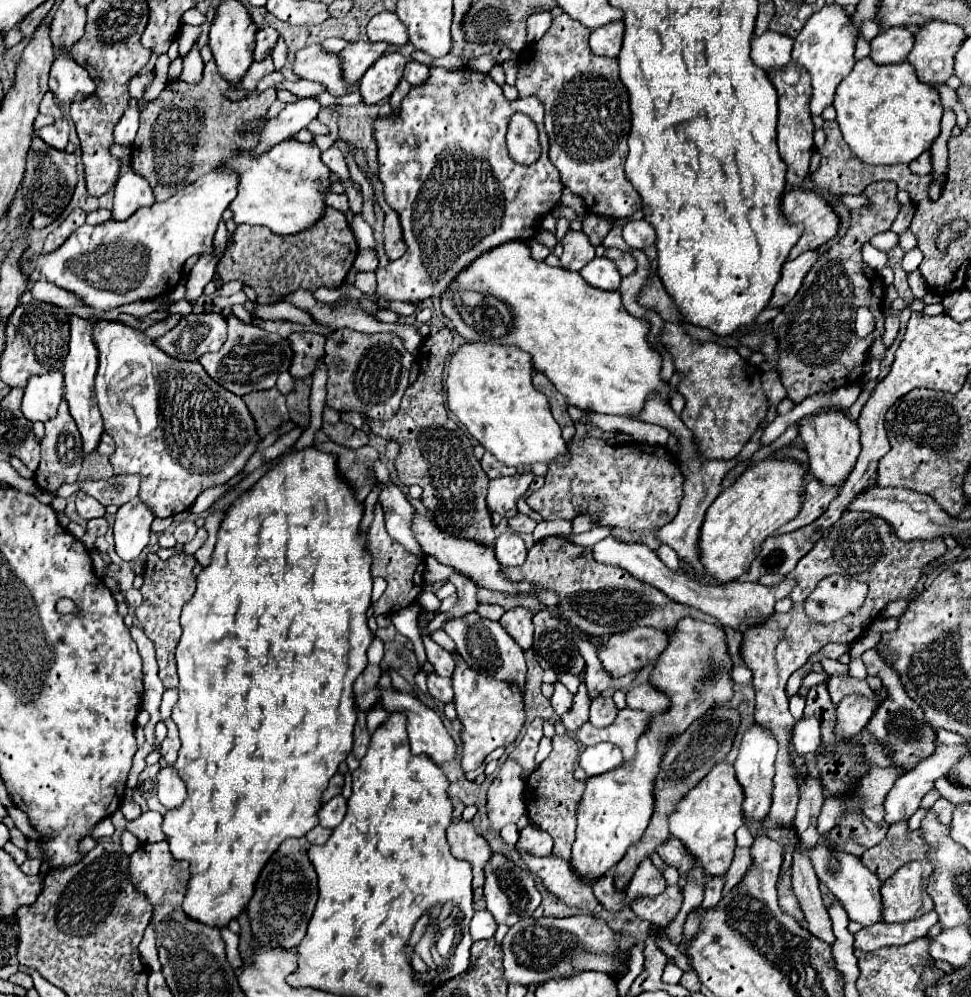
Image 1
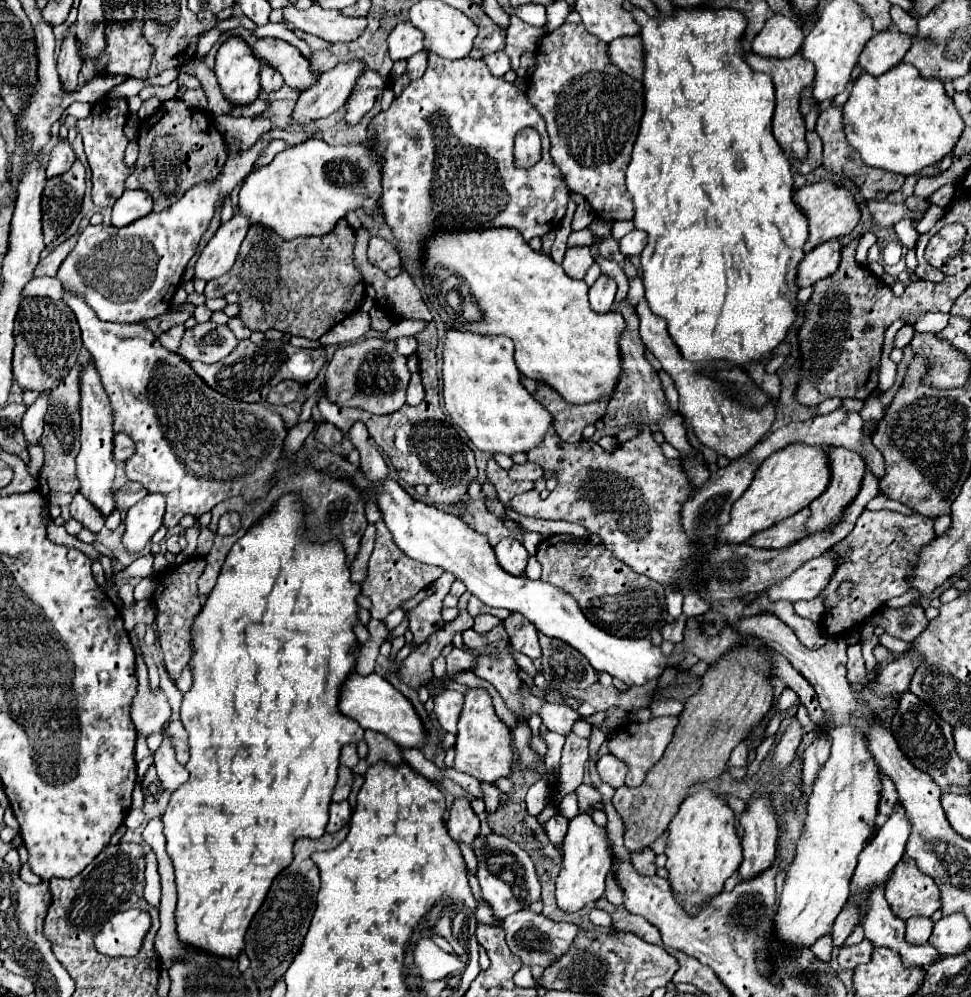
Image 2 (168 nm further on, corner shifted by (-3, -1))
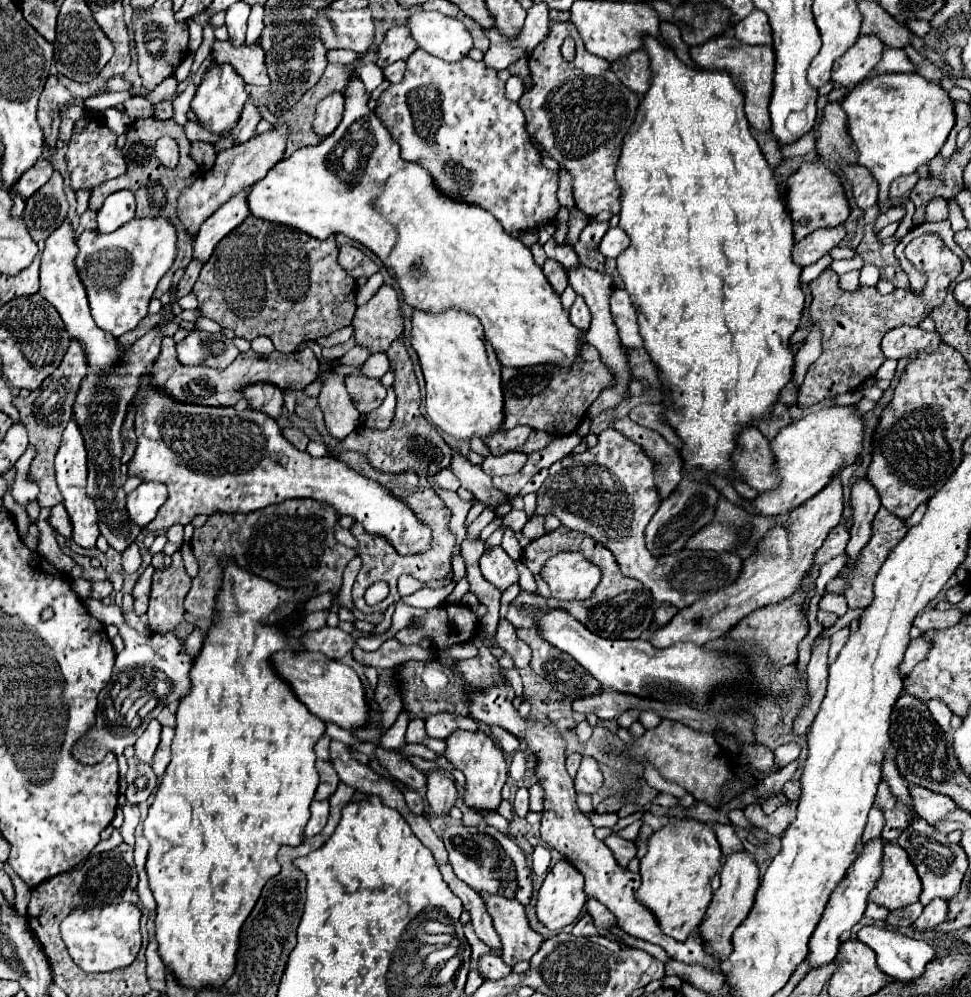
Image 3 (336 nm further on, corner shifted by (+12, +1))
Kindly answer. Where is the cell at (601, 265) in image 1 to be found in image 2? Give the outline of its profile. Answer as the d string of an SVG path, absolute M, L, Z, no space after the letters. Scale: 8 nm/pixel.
M602 274L592 286L590 286L590 306L596 312L608 312L612 310L614 304L614 296L616 296L616 282Z

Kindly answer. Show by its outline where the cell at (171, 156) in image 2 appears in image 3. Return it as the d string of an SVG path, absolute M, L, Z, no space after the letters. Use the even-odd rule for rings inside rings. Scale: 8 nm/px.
M145 118L145 120L137 120L131 124L131 128L127 130L127 142L123 146L123 156L125 156L125 162L127 162L127 172L119 178L113 178L113 180L107 180L103 184L99 184L97 188L91 190L91 198L89 198L89 210L99 210L103 200L111 194L111 192L117 192L117 190L131 190L133 196L135 196L135 202L137 202L137 216L139 218L155 218L155 216L163 216L167 218L177 230L177 258L173 262L173 266L169 268L169 272L165 274L159 281L157 288L152 298L159 299L165 292L171 288L171 278L173 278L173 272L179 270L179 268L185 268L191 258L193 258L193 240L191 236L187 236L183 224L177 220L177 196L181 190L185 190L189 184L193 184L193 180L197 180L199 176L199 166L189 158L189 148L191 148L191 142L187 140L183 128L175 122L175 120L165 120L165 122L157 122L153 118ZM161 136L171 136L173 140L179 140L179 148L181 148L181 158L179 158L179 164L171 170L171 168L163 168L157 158L155 158L155 142L157 138Z

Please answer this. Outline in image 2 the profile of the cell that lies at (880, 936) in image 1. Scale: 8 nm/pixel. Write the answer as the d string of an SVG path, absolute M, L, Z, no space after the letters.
M862 940L856 946L844 946L838 952L838 962L842 968L856 968L862 962L868 962L872 954L872 944L868 940Z

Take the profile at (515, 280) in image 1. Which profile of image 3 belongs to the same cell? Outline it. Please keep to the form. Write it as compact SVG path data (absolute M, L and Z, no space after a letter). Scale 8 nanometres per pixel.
M349 78L343 96L343 120L331 136L317 146L299 148L287 160L277 162L263 180L253 184L247 200L251 214L269 222L289 224L317 240L325 240L331 234L345 234L357 240L379 256L399 284L403 302L411 308L441 312L455 306L475 314L503 366L523 368L545 362L561 366L573 364L583 332L569 324L569 312L563 312L561 298L549 288L543 270L533 262L531 250L521 240L507 234L487 210L445 196L433 184L425 168L405 162L399 156L399 144L367 106L369 94L359 78Z

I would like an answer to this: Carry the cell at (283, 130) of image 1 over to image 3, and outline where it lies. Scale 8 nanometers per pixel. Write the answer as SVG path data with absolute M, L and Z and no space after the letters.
M133 218L111 234L97 230L85 230L81 234L75 264L87 288L91 316L101 330L119 338L137 328L147 316L147 306L157 282L175 260L175 242L175 226L163 218Z

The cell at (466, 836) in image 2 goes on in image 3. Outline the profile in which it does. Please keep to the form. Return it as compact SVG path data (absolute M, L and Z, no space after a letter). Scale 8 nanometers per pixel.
M431 770L427 774L427 802L433 808L435 814L449 814L449 810L455 806L457 800L457 788L451 776Z

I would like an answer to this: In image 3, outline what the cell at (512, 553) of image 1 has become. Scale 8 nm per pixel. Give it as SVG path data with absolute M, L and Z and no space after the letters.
M501 546L489 548L481 556L479 568L481 568L483 578L489 580L501 592L505 592L509 586L519 582L519 572L515 568L515 562L505 554L505 550Z

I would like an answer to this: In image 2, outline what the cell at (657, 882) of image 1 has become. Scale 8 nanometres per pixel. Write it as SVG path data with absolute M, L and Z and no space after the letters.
M644 848L642 852L632 854L632 866L636 868L638 874L644 876L654 876L656 874L656 864L654 864L654 852L650 848Z

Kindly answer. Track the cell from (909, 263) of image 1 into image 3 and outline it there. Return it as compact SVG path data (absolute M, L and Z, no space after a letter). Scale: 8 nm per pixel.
M885 74L875 76L857 84L841 102L849 116L849 134L859 152L859 164L865 166L873 178L879 182L879 202L887 202L889 184L905 174L917 172L921 166L929 164L943 148L951 128L955 126L955 106L949 94L939 82L929 82L921 74Z

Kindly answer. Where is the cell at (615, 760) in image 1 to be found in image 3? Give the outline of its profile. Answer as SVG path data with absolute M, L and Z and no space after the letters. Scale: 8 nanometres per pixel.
M583 756L581 766L577 770L577 776L573 778L573 784L575 784L577 794L595 794L603 784L599 764L593 758Z

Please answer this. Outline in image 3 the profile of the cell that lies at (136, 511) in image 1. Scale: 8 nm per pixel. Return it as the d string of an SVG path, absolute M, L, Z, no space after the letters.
M143 482L127 496L127 512L135 524L145 528L167 500L167 488L161 482Z

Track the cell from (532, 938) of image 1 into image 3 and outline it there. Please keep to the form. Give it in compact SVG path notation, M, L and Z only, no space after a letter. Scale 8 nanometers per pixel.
M481 892L481 898L503 942L501 960L507 966L515 966L521 960L531 960L543 938L529 928L525 908L517 900L505 900L499 894Z

